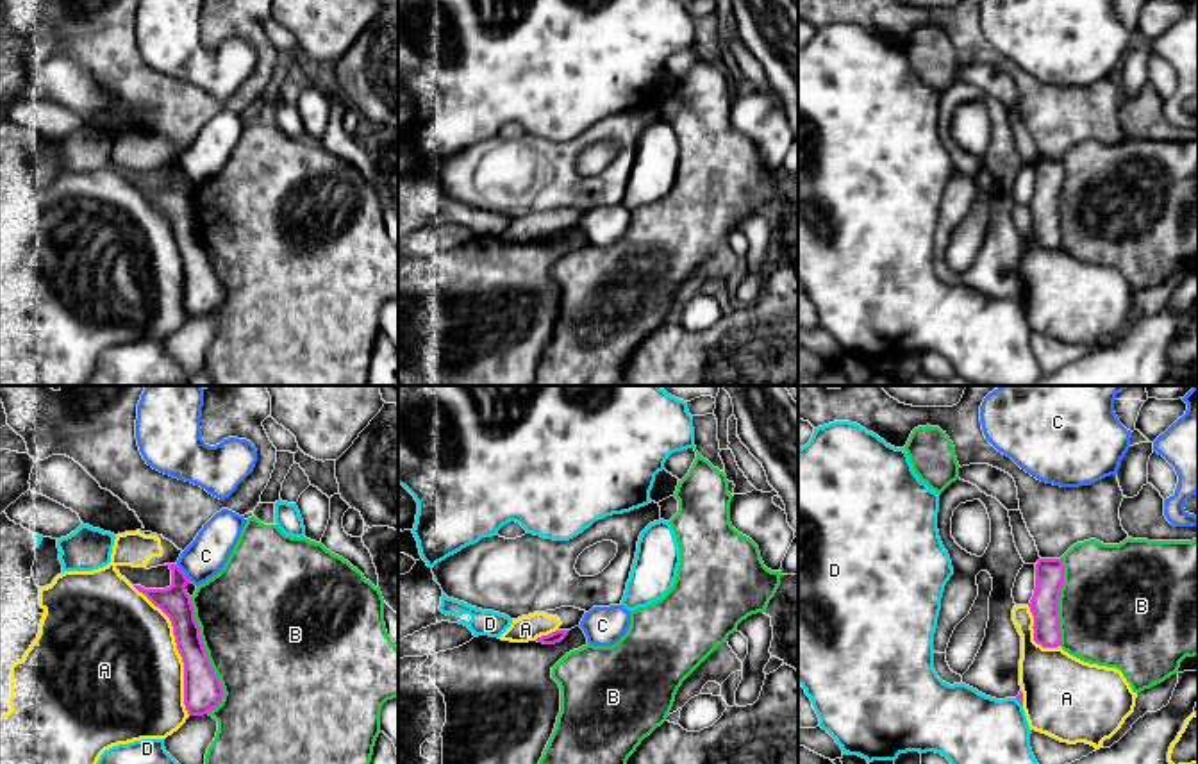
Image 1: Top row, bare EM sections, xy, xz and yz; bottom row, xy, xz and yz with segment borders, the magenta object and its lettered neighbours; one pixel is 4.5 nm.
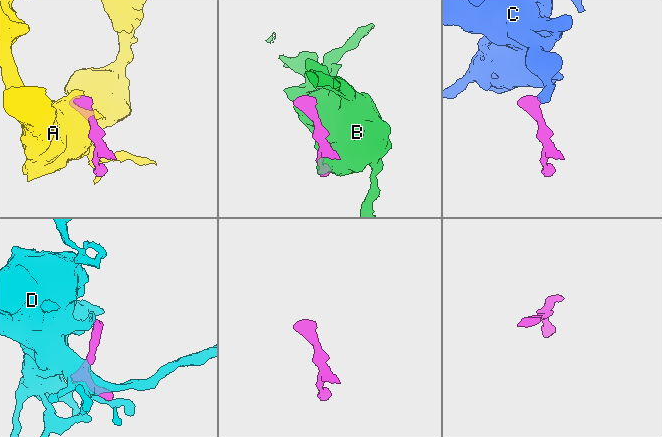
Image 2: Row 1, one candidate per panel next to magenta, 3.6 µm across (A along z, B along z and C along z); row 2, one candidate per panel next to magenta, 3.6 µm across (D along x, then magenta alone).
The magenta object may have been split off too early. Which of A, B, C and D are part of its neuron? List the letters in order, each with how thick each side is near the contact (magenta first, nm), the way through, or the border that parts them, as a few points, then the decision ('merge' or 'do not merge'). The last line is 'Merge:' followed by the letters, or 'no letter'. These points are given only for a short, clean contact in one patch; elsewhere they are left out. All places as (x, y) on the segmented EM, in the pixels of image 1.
A: 180 nm thick on the magenta side, 500 nm on the other; do not merge
B: 180 nm thick on the magenta side, 480 nm on the other; do not merge
C: 140 nm thick on the magenta side, 180 nm on the other; border along xy (175, 564), (191, 581); do not merge
D: 30 nm thick on the magenta side, 320 nm on the other; do not merge
Merge: no letter

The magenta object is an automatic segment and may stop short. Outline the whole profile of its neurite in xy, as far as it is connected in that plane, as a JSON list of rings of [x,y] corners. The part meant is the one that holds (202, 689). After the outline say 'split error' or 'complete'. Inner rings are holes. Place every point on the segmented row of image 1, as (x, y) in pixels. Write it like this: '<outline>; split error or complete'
[[[177,564],[171,569],[171,585],[166,589],[145,589],[134,585],[171,621],[177,650],[184,662],[184,705],[189,716],[204,716],[223,700],[223,687],[216,677],[200,637],[195,609],[186,585],[191,580]]]; complete

